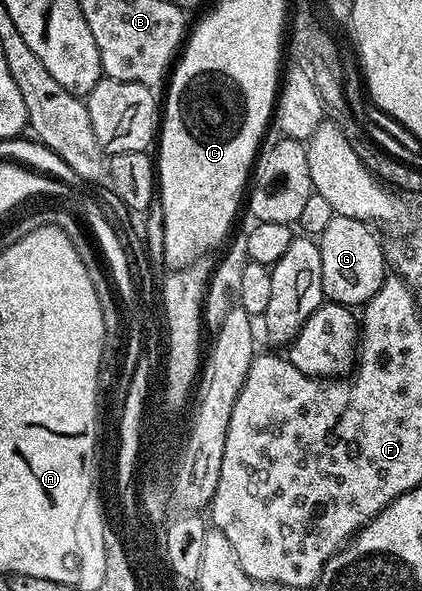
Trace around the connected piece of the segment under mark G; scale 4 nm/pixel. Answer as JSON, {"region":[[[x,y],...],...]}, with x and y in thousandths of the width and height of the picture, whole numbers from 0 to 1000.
{"region":[[[789,364],[756,401],[765,437],[770,508],[820,518],[860,518],[903,489],[917,465],[917,426],[882,384],[860,372]]]}

